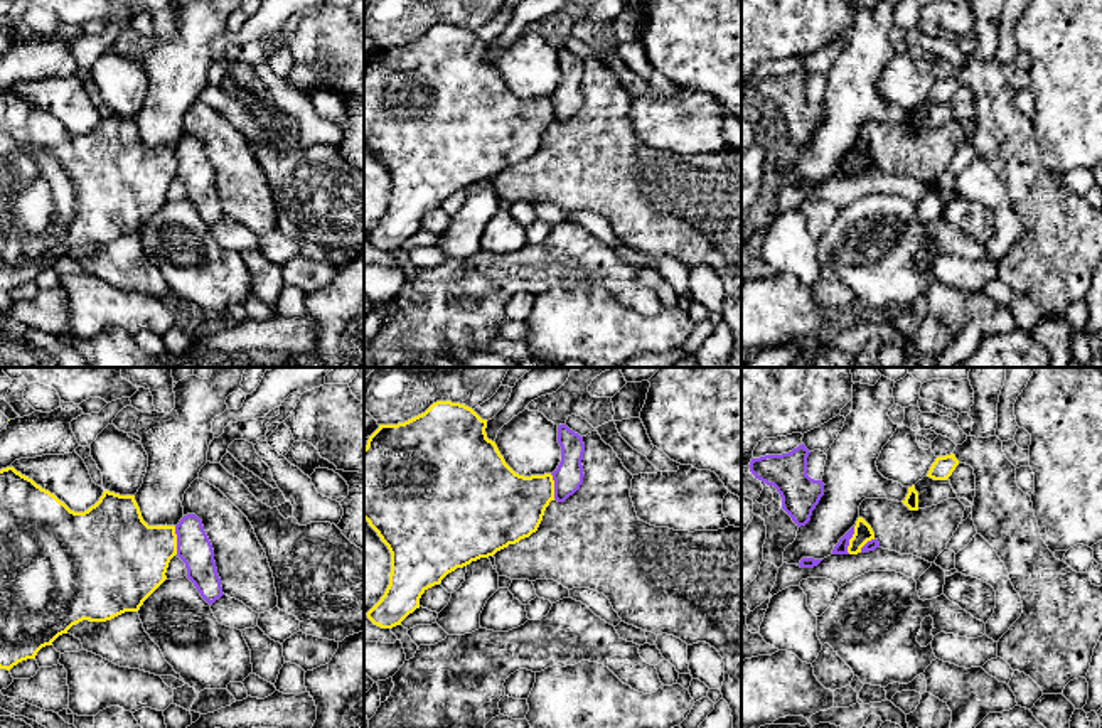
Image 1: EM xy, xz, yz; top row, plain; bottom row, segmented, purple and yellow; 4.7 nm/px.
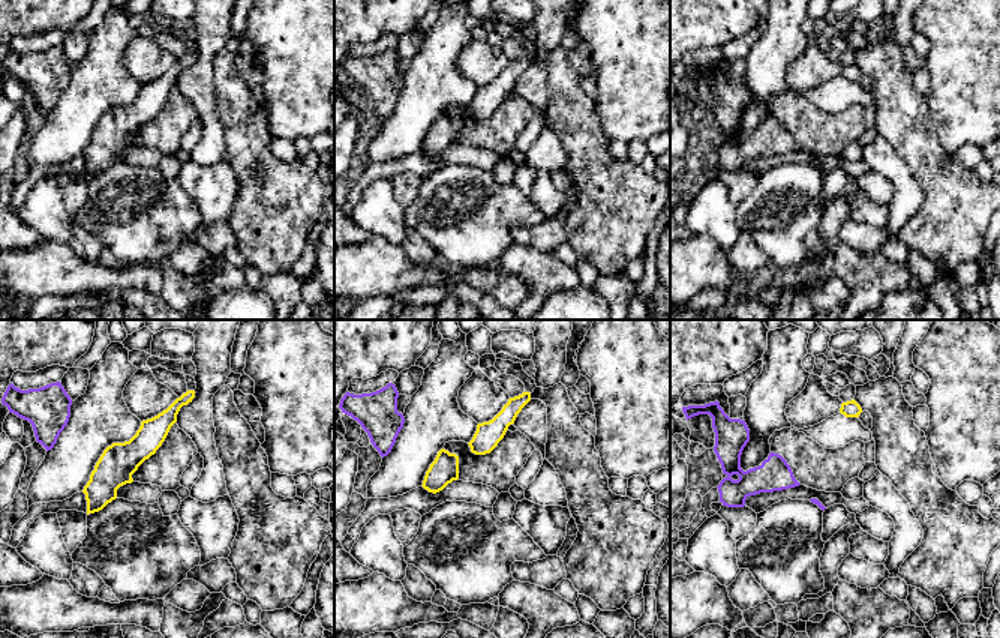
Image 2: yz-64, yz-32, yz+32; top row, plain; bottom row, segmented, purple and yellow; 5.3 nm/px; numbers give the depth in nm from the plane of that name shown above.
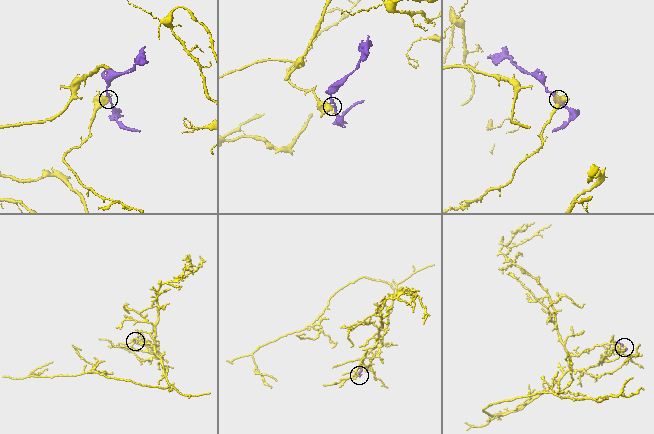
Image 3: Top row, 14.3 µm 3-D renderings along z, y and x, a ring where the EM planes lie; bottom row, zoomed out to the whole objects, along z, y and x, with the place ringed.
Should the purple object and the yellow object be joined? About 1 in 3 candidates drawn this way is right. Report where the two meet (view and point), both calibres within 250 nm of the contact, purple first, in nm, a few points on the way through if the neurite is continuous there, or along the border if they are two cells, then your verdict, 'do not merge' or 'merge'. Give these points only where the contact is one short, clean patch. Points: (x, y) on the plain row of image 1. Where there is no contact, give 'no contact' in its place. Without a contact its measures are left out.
xy (177, 162) | 160/380 nm | do not merge

